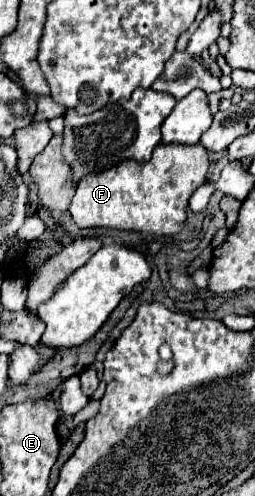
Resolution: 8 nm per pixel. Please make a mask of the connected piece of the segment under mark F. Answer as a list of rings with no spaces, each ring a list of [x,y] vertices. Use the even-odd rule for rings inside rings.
[[[159,143],[153,151],[153,157],[147,163],[125,159],[123,163],[107,171],[85,175],[69,205],[69,213],[81,229],[111,227],[175,235],[185,225],[189,197],[197,187],[205,183],[207,171],[209,157],[207,149],[201,143]]]

